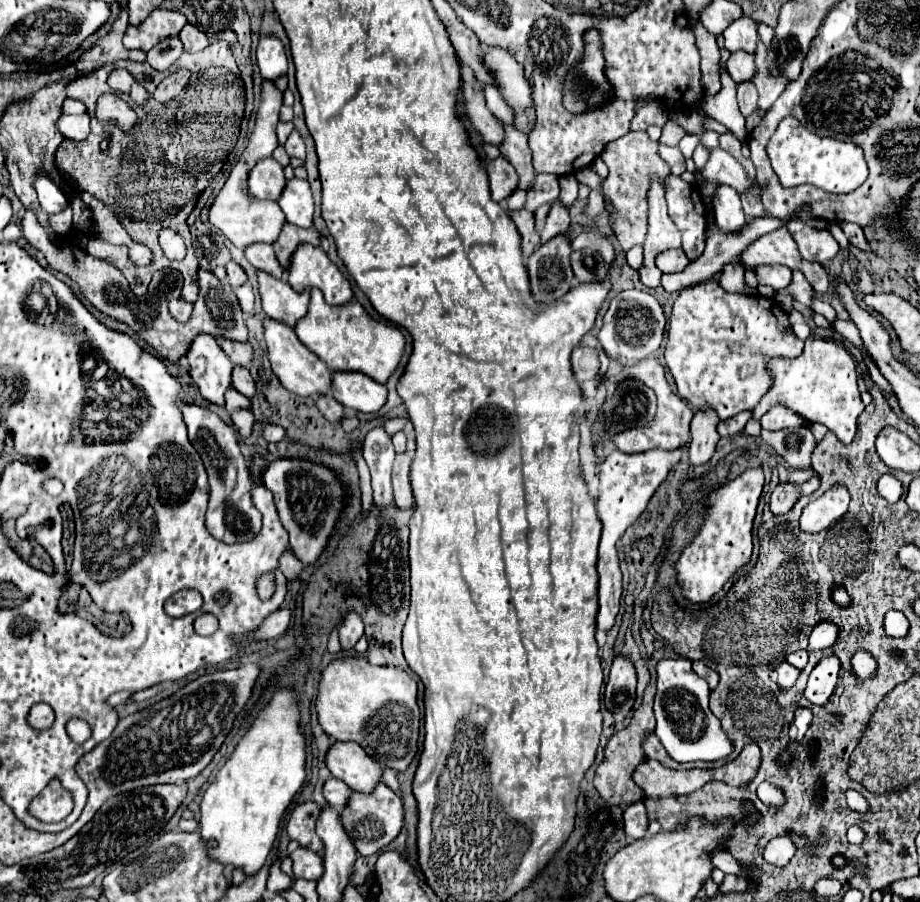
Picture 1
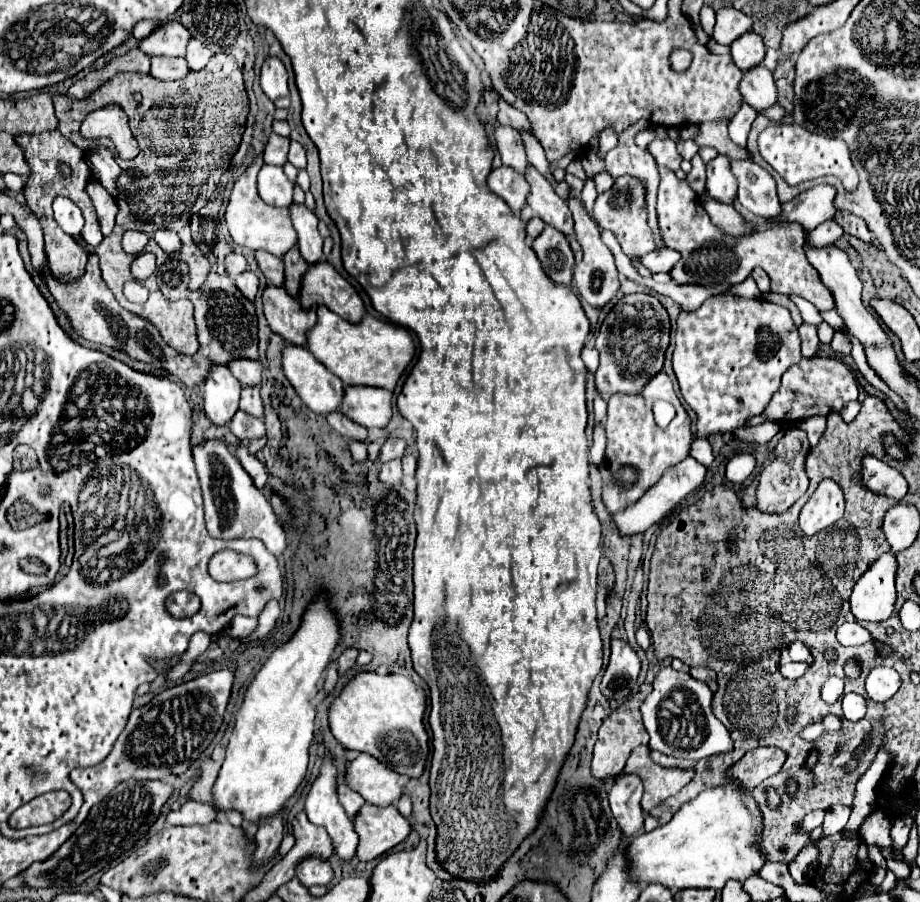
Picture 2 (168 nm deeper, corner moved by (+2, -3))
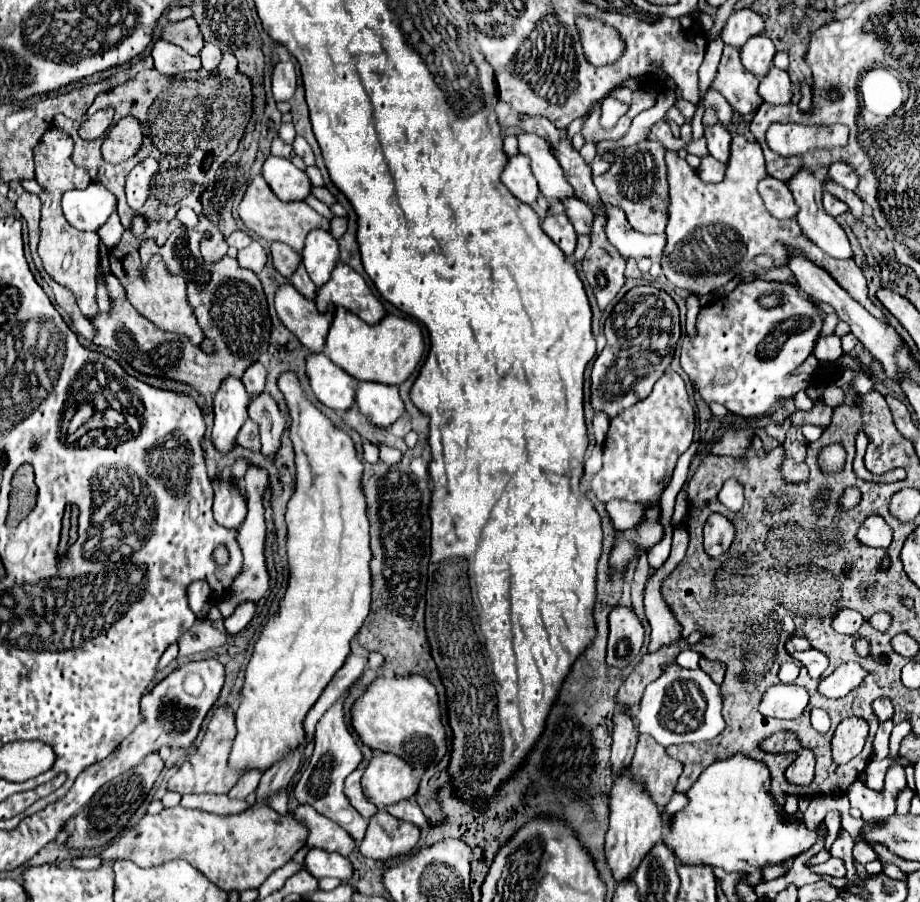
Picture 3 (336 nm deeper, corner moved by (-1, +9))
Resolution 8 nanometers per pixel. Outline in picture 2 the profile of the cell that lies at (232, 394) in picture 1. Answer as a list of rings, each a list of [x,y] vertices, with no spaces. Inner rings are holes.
[[[236,412],[236,416],[232,418],[230,422],[230,430],[232,434],[240,440],[240,442],[248,442],[248,440],[254,440],[254,438],[264,438],[264,422],[250,416],[250,414],[244,414],[244,412]]]

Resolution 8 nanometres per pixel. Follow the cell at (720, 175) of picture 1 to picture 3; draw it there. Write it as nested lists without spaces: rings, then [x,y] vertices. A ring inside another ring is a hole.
[[[765,176],[759,184],[757,190],[761,192],[761,198],[767,206],[767,210],[775,216],[775,218],[795,218],[797,214],[797,204],[793,202],[793,196],[787,188],[785,182],[773,178],[773,176]]]

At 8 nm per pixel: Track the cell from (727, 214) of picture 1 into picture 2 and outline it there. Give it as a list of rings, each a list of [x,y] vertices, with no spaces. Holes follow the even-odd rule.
[[[718,154],[714,160],[706,164],[706,190],[710,190],[710,196],[714,196],[720,202],[730,204],[736,198],[738,180],[730,170],[730,160],[724,154]]]

